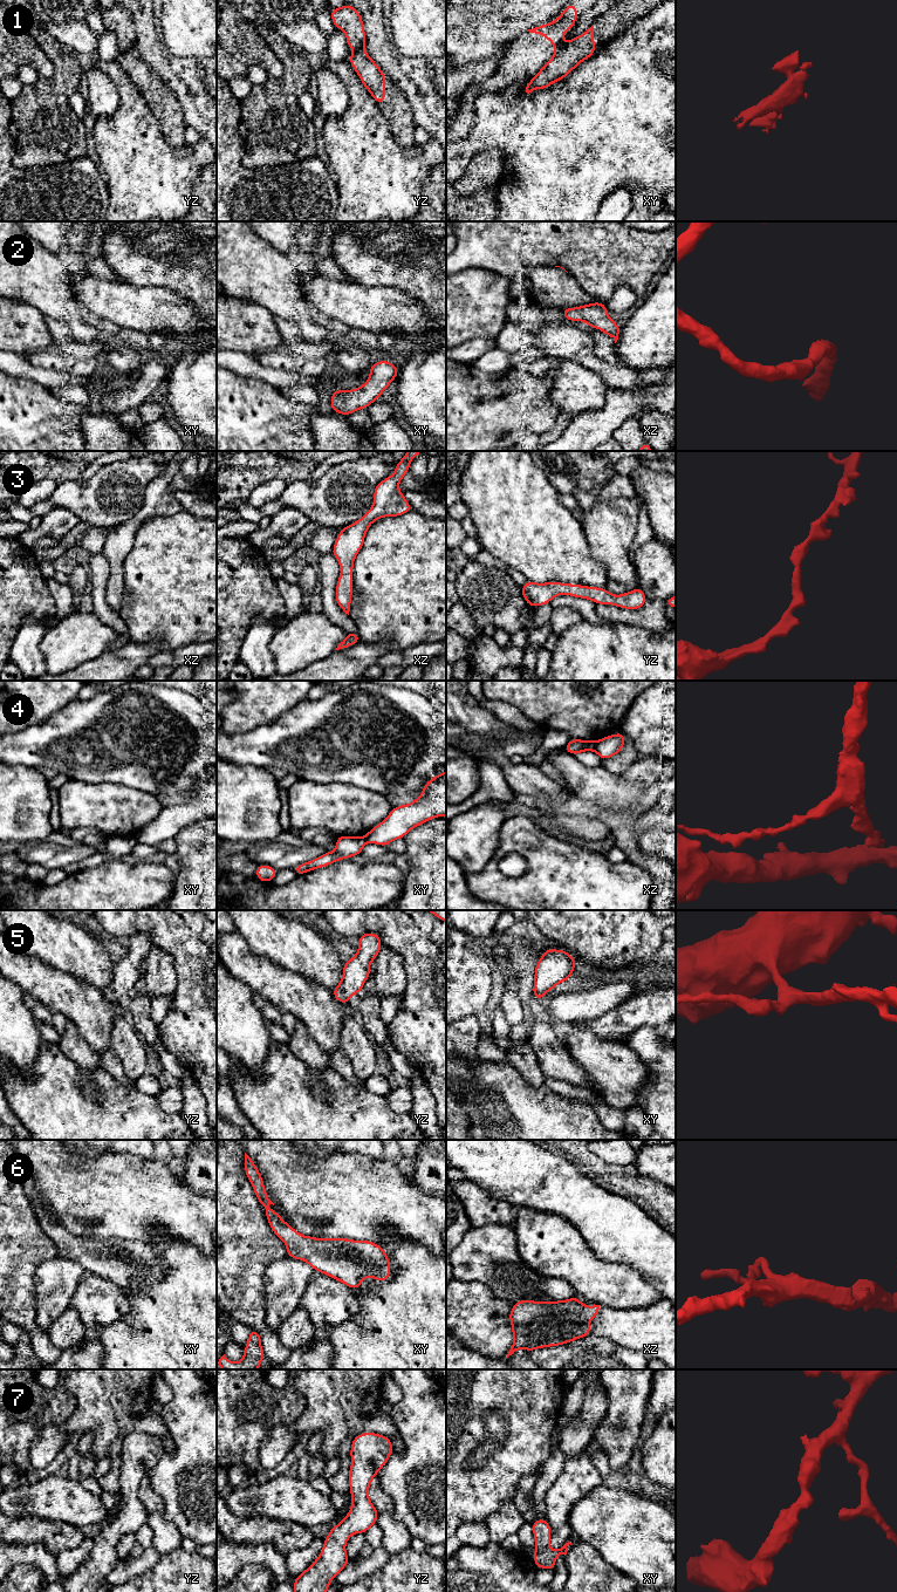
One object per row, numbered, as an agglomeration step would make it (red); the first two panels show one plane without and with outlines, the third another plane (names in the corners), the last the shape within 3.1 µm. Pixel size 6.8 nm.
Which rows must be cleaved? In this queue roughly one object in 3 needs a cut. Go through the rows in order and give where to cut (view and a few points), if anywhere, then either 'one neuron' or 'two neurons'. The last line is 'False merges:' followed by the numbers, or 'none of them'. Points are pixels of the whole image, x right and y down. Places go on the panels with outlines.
1: cut in xy along (565, 43), (556, 52); two neurons
2: no cut; one neuron
3: no cut; one neuron
4: cut in xz along (597, 742), (594, 751); two neurons
5: no cut; one neuron
6: no cut; one neuron
7: no cut; one neuron
False merges: 1, 4

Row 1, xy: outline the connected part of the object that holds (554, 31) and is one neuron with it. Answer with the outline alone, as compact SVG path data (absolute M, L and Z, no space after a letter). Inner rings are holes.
M571 2L554 21L546 25L540 25L533 29L528 29L527 32L547 37L552 42L554 49L557 52L564 45L563 34L571 29L576 20L577 7L574 2Z

